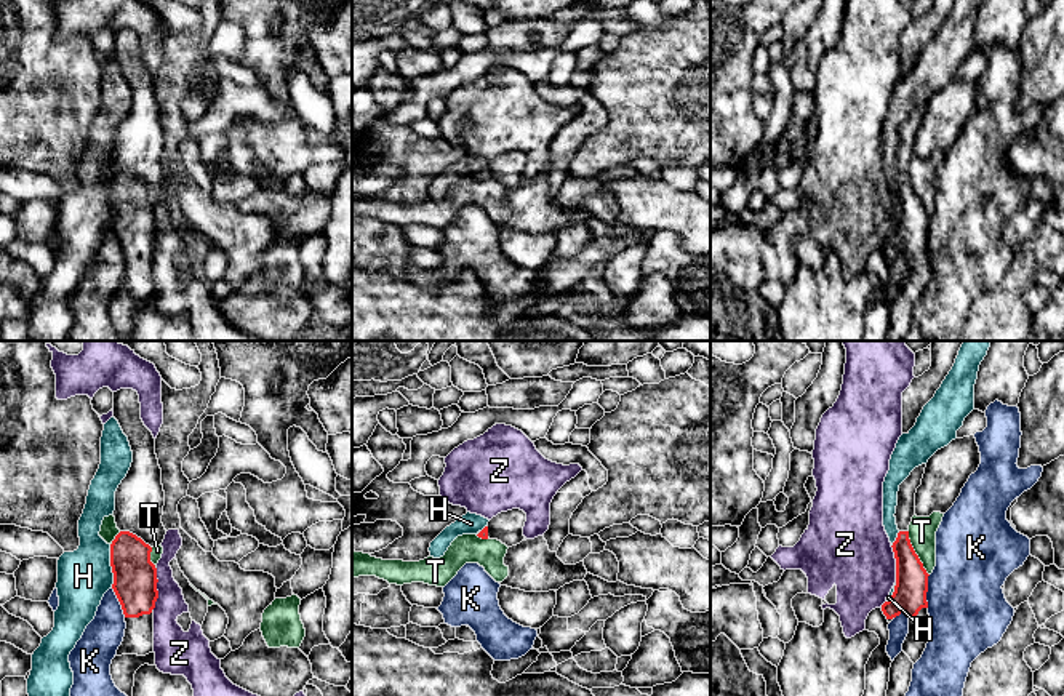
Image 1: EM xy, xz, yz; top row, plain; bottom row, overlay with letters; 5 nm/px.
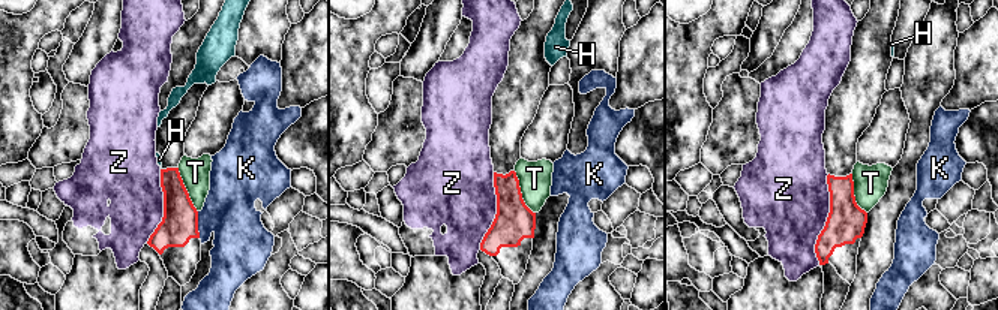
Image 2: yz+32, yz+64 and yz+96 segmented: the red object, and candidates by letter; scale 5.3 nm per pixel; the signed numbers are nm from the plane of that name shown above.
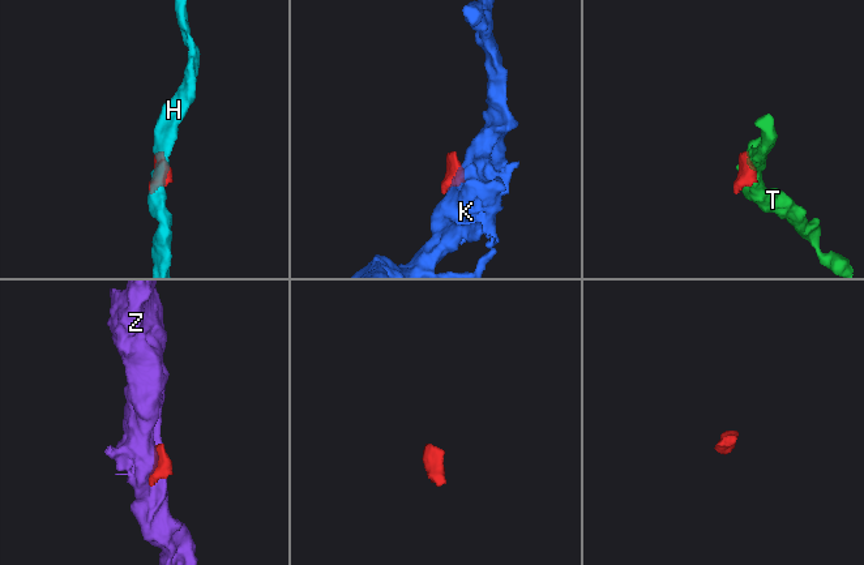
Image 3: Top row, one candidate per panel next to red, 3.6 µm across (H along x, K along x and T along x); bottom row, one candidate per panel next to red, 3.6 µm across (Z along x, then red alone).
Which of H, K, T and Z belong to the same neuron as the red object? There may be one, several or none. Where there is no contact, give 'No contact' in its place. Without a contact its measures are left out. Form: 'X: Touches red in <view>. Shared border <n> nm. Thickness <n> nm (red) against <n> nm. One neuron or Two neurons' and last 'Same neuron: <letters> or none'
H: Touches red in xy. Shared border 220 nm. Thickness 220 nm (red) against 280 nm. Two neurons
K: Touches red in yz. Shared border 170 nm. Thickness 170 nm (red) against 400 nm. Two neurons
T: Touches red in yz. Shared border 240 nm. Thickness 170 nm (red) against 140 nm. Two neurons
Z: Touches red in xy. Shared border 200 nm. Thickness 220 nm (red) against 160 nm. Two neurons
Same neuron: none

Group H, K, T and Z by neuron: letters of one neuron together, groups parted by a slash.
H / K / T / Z

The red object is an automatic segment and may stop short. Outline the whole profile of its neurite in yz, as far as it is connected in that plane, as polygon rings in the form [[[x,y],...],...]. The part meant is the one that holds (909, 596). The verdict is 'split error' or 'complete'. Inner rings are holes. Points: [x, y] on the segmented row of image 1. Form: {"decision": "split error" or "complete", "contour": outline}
{"decision": "split error", "contour": [[[926,464],[915,467],[898,491],[894,517],[899,533],[891,546],[896,558],[896,586],[891,598],[882,605],[882,611],[888,622],[906,613],[909,634],[902,643],[902,651],[891,662],[886,696],[906,696],[912,682],[914,664],[922,658],[931,630],[926,602],[930,574],[909,539],[909,525],[915,515],[915,493],[922,485],[925,467]]]}

